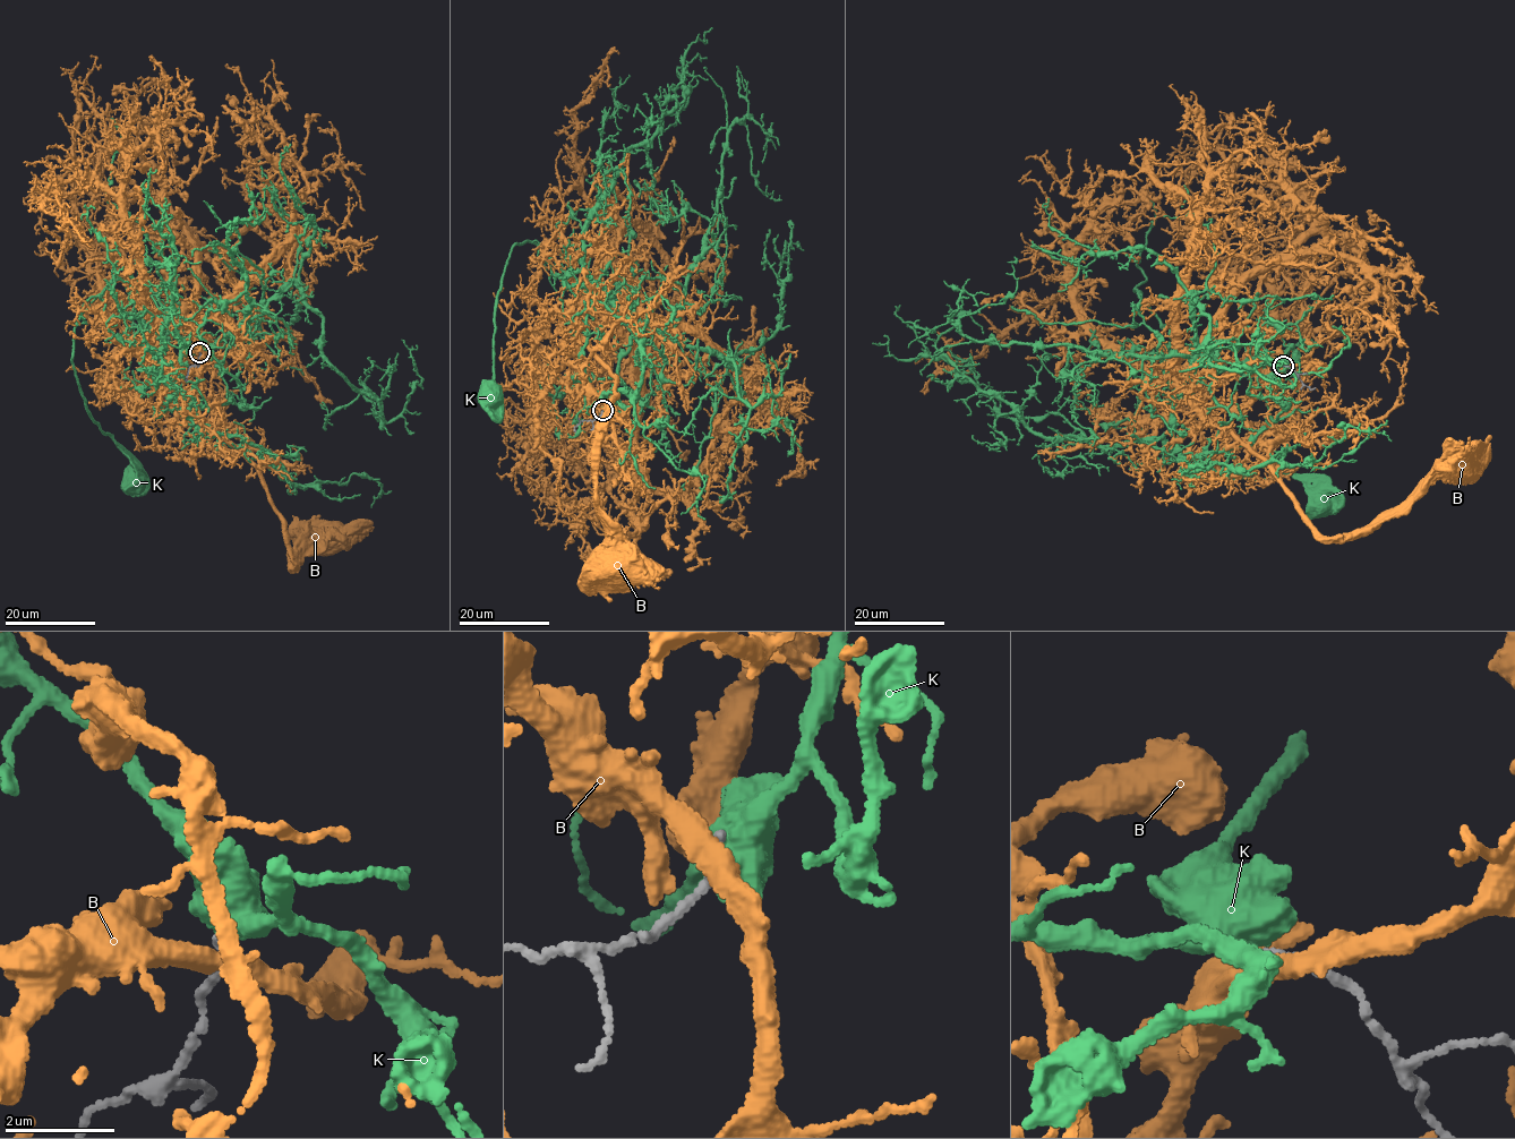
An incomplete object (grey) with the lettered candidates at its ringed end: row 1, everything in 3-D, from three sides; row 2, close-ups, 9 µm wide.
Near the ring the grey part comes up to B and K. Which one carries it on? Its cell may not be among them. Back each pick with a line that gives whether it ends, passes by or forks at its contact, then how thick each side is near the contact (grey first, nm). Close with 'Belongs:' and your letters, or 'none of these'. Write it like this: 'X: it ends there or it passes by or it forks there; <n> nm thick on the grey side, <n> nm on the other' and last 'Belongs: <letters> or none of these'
K: it passes by; 180 nm thick on the grey side, 650 nm on the other
Belongs: K

